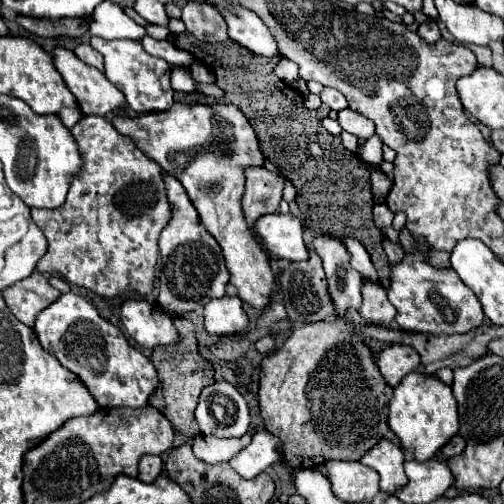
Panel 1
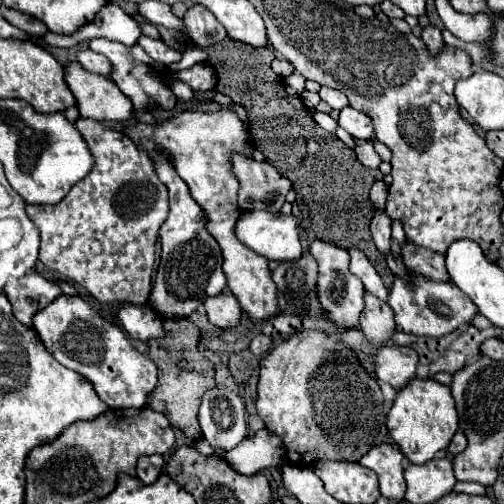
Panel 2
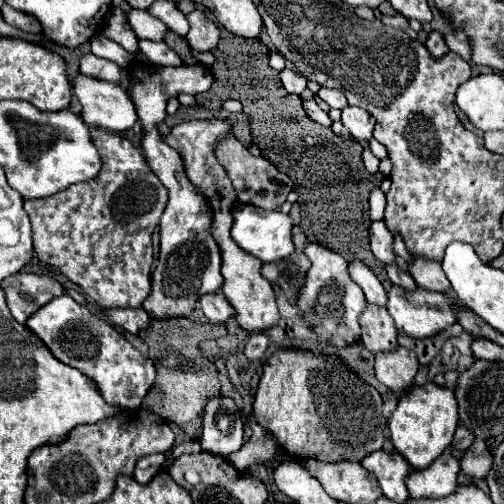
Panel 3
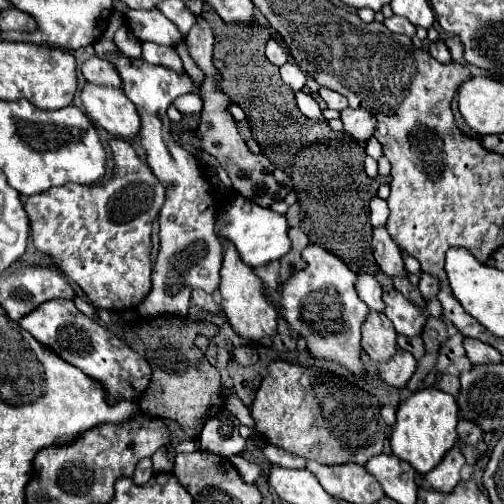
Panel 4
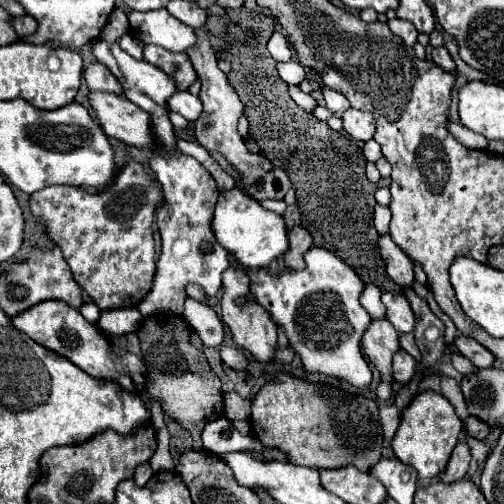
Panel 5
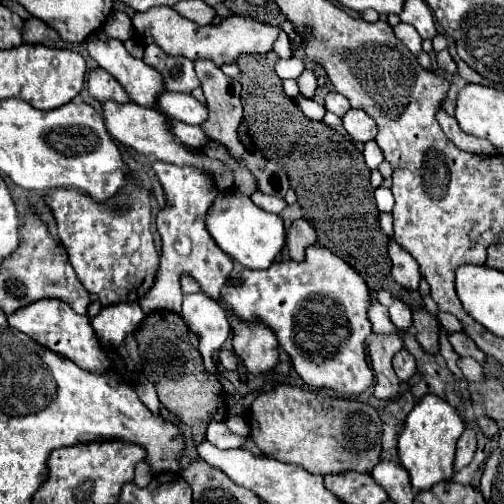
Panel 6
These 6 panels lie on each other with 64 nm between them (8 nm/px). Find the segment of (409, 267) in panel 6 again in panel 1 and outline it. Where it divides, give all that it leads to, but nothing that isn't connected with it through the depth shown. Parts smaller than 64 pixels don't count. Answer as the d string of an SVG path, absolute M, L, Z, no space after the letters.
M376 204L374 206L374 224L382 234L382 240L386 238L386 228L392 224L392 218L394 218L394 214L388 210L386 204Z

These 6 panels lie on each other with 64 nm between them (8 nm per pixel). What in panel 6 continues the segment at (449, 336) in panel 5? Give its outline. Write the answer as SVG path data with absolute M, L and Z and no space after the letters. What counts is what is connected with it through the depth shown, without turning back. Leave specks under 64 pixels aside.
M438 310L438 319L447 334L463 330L461 322L452 314Z

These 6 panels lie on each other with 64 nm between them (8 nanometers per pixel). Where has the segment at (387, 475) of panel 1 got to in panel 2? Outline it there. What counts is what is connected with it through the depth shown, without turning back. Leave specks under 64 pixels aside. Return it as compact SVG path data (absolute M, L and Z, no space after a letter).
M380 444L372 448L372 452L368 452L360 464L378 474L382 496L390 500L404 500L404 456L396 446Z

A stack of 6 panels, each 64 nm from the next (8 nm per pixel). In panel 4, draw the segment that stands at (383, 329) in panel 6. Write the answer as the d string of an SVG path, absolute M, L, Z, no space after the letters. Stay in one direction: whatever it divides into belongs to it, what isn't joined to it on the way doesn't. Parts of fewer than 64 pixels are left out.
M358 274L358 296L360 300L374 312L384 312L384 302L382 302L382 288L380 284L368 276L368 274Z

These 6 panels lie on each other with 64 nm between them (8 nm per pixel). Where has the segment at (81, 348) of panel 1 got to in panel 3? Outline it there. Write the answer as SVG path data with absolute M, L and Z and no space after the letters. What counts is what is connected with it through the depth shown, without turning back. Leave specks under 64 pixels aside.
M70 296L50 300L40 312L34 312L26 326L50 348L50 352L64 364L78 368L96 382L102 398L120 408L134 410L140 406L148 388L156 378L154 364L142 356L112 324L96 318L86 306L80 306Z

